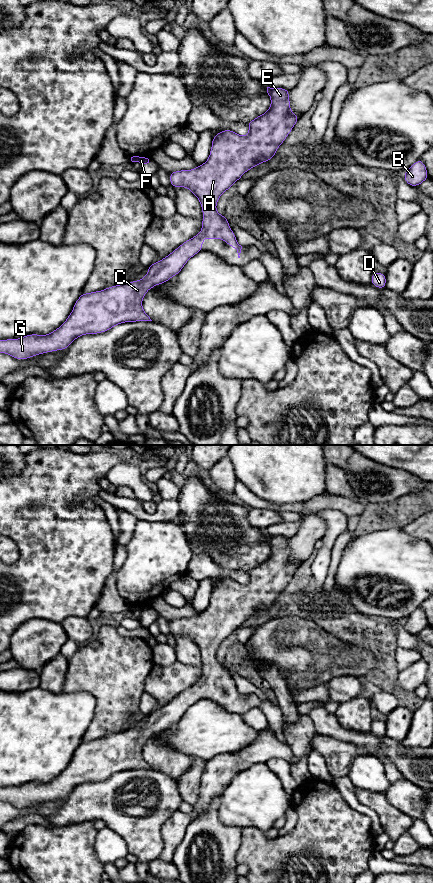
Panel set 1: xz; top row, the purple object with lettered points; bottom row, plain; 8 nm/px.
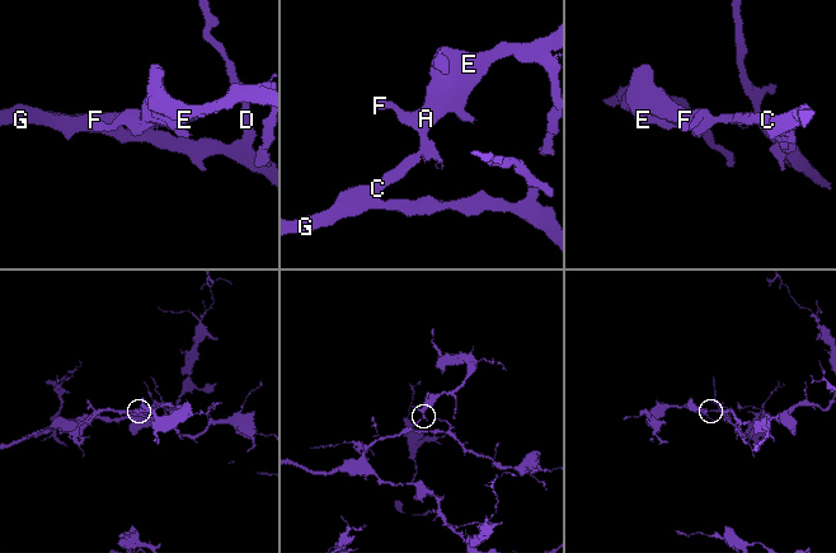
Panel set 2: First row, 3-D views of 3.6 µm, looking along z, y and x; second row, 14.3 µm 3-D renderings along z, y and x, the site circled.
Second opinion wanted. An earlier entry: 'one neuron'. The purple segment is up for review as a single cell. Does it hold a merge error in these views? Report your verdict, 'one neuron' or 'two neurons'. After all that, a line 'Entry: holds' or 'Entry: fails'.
one neuron
Entry: holds

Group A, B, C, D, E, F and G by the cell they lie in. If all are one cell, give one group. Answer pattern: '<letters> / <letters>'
A B C D E F G

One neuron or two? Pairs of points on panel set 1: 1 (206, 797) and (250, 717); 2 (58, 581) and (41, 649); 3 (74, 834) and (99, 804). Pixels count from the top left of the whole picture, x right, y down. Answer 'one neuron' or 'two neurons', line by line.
1: two neurons
2: two neurons
3: two neurons

